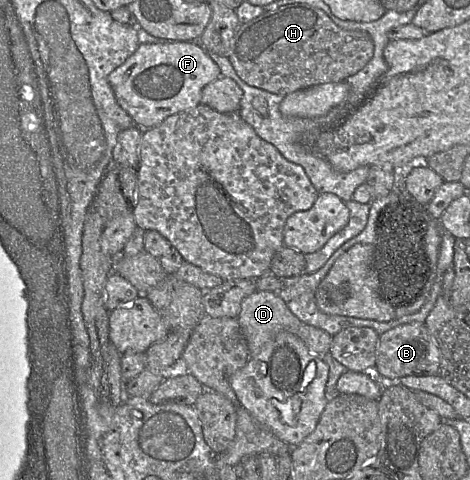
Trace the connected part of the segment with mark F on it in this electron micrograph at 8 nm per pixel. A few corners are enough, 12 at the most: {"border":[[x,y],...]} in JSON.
{"border":[[199,41],[140,44],[108,76],[140,129],[221,76]]}

